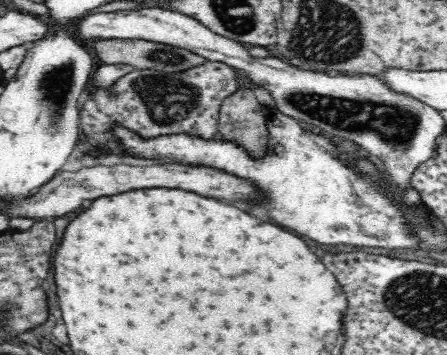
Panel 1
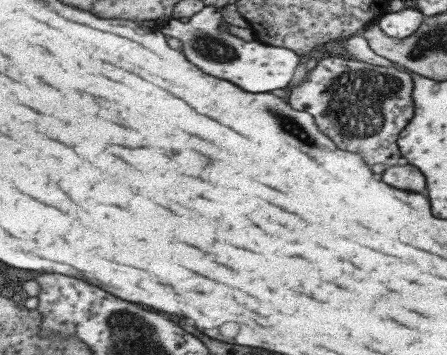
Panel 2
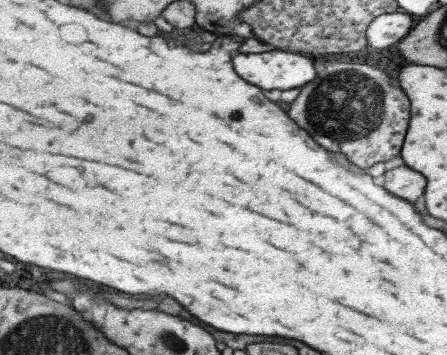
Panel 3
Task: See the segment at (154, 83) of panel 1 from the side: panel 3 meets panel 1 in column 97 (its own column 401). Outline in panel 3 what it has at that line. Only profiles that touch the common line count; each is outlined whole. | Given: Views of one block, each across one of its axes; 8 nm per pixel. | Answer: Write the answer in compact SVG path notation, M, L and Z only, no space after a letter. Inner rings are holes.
M317 62L315 66L319 66L319 78L305 86L291 104L291 118L321 146L345 154L363 170L395 158L405 144L411 122L411 102L405 92L391 86L389 76L375 66L351 62Z

